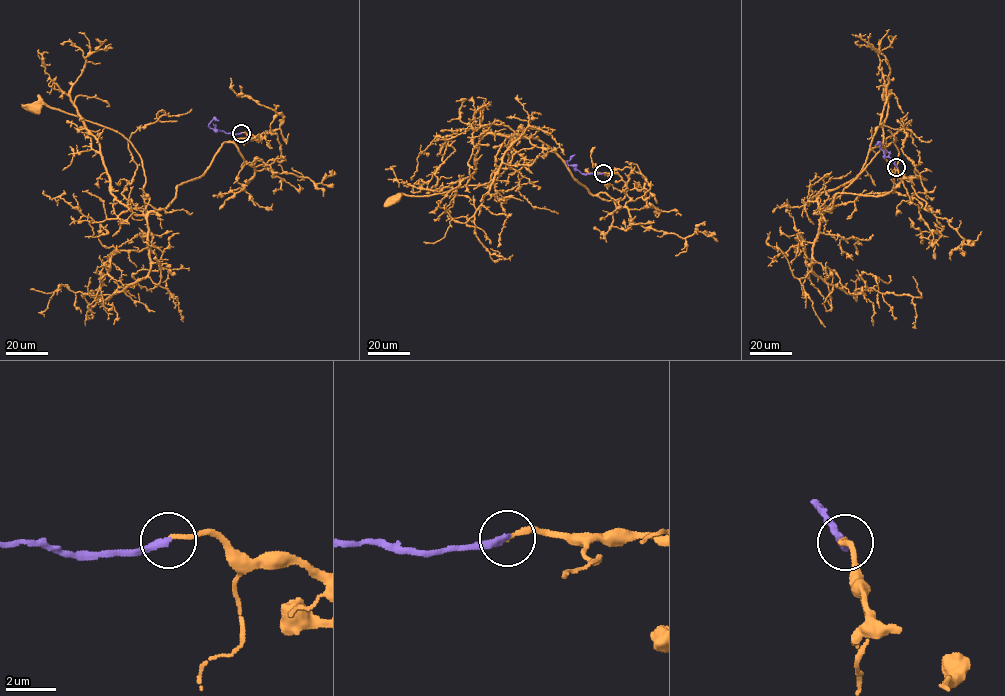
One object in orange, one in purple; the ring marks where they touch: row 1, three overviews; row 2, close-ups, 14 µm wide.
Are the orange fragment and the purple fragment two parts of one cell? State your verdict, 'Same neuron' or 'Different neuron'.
Same neuron

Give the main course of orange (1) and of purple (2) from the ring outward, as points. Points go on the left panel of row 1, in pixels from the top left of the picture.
1: (241, 133), (260, 140), (223, 143), (204, 174), (148, 211), (142, 160), (129, 141), (35, 108)
2: (241, 133), (226, 133), (208, 126), (214, 118), (219, 120)

